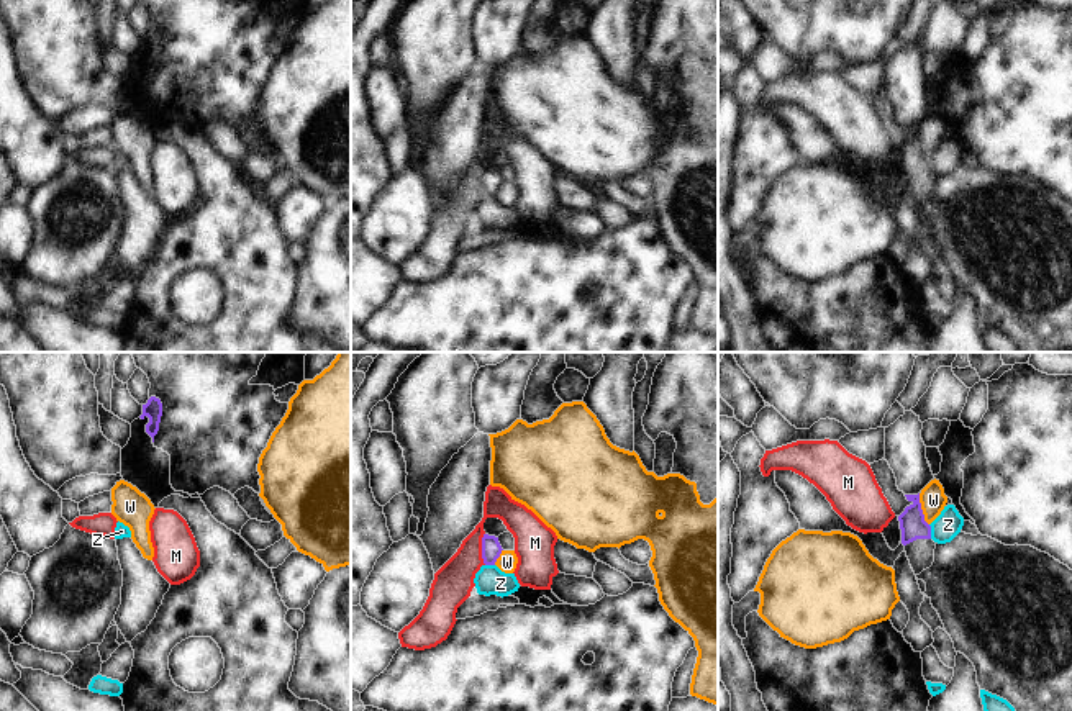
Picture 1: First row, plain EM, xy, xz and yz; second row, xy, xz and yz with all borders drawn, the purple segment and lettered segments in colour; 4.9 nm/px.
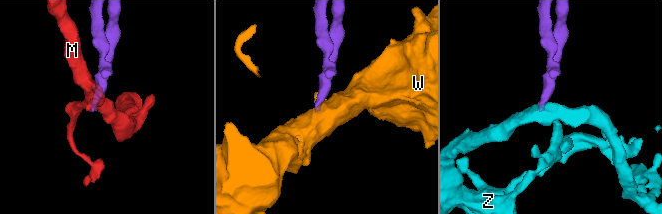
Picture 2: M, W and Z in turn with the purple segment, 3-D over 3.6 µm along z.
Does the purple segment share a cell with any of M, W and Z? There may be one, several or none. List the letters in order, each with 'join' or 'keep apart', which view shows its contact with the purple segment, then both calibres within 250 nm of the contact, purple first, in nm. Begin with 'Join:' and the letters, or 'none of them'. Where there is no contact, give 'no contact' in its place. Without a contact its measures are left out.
Join: none of them
M: keep apart; meets purple in xz; 100 nm thick on the purple side, 190 nm on the other
W: keep apart; meets purple in yz; 130 nm thick on the purple side, 130 nm on the other
Z: keep apart; meets purple in yz; 130 nm thick on the purple side, 140 nm on the other

